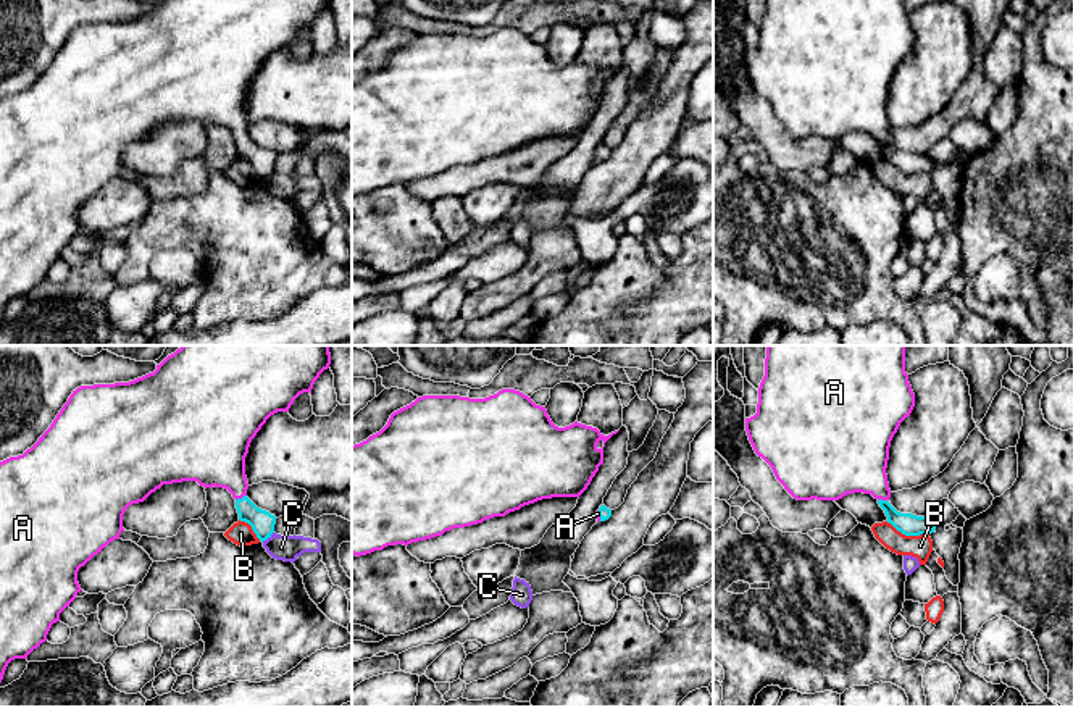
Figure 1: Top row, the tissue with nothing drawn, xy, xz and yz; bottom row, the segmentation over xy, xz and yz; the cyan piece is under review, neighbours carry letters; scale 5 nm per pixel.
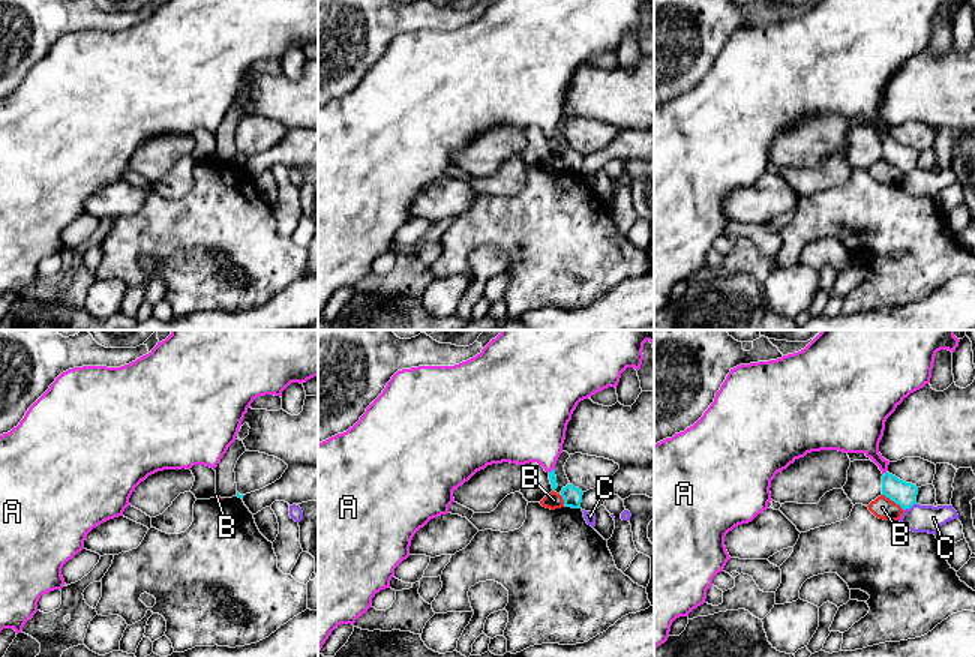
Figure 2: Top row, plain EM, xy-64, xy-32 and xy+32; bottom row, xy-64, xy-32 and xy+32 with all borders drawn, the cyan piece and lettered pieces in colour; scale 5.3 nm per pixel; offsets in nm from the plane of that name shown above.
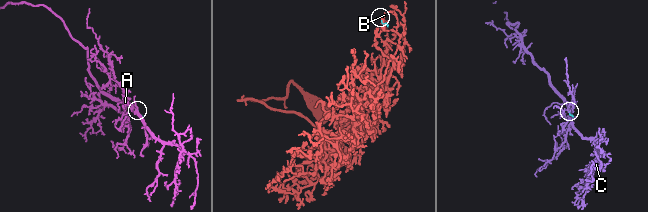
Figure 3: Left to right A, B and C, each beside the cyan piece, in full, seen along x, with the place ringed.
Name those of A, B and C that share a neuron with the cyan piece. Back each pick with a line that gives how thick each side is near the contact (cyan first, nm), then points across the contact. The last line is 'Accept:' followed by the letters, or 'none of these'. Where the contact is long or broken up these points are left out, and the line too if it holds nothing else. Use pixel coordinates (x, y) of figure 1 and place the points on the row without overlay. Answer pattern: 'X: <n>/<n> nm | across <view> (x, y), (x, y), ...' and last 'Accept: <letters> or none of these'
A: 120/300 nm | across xy (262, 160), (242, 136), (236, 120), (215, 94)
Accept: A

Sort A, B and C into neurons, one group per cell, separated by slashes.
A / B / C

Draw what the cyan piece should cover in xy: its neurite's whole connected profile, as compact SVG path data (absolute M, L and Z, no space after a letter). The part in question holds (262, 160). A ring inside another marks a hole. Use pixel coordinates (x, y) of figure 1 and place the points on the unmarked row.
M161 0L153 11L129 21L81 24L73 29L50 66L31 87L23 94L0 100L0 321L11 299L27 297L34 287L47 279L52 263L60 260L60 252L69 245L77 231L82 229L77 221L79 207L102 190L111 179L119 178L119 173L124 169L123 153L126 147L132 142L144 140L163 123L197 119L205 128L213 124L224 126L236 137L239 158L248 161L261 181L271 176L276 155L258 147L247 136L245 95L250 81L271 53L289 50L300 32L311 32L315 19L329 3L331 0Z

